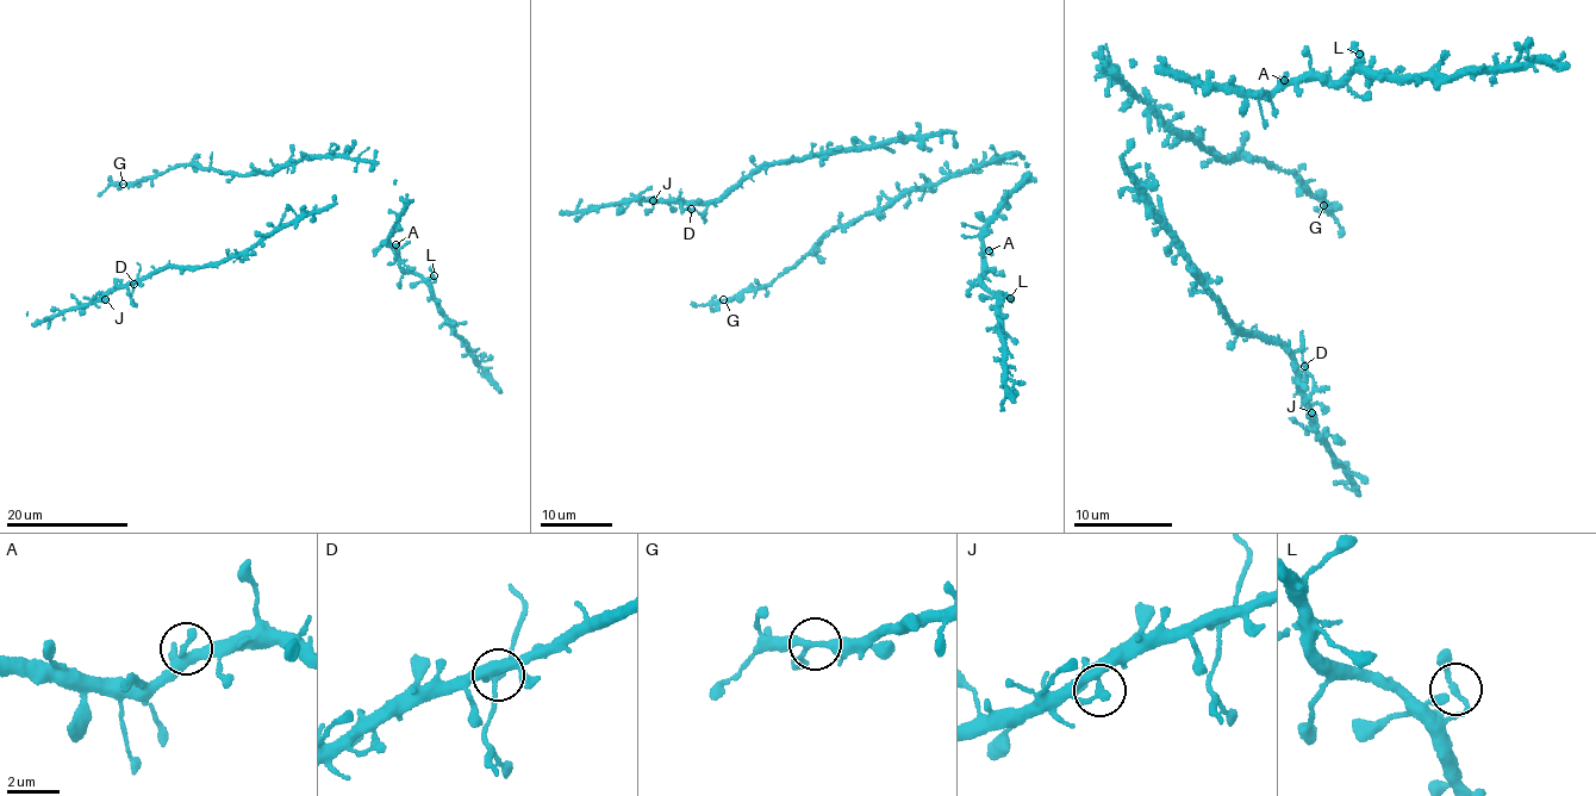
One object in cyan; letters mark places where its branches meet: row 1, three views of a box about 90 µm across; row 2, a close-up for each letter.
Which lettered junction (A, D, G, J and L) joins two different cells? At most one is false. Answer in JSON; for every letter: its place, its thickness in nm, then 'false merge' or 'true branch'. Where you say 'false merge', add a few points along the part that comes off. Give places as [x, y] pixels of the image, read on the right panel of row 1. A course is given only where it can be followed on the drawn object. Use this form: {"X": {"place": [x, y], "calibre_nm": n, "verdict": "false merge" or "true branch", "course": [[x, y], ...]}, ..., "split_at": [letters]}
{"A": {"place": [1284, 80], "calibre_nm": 240, "verdict": "true branch"}, "D": {"place": [1304, 366], "calibre_nm": 180, "verdict": "false merge", "course": [[1303, 366], [1313, 379], [1313, 393], [1302, 405]]}, "G": {"place": [1323, 205], "calibre_nm": 220, "verdict": "true branch"}, "J": {"place": [1311, 412], "calibre_nm": 240, "verdict": "true branch"}, "L": {"place": [1359, 54], "calibre_nm": 180, "verdict": "true branch"}, "split_at": ["D"]}

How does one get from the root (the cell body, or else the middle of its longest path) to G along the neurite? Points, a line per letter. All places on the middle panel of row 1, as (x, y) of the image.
G: (990, 148), (996, 157), (930, 185), (911, 188), (885, 206), (835, 227), (773, 281), (723, 299)

